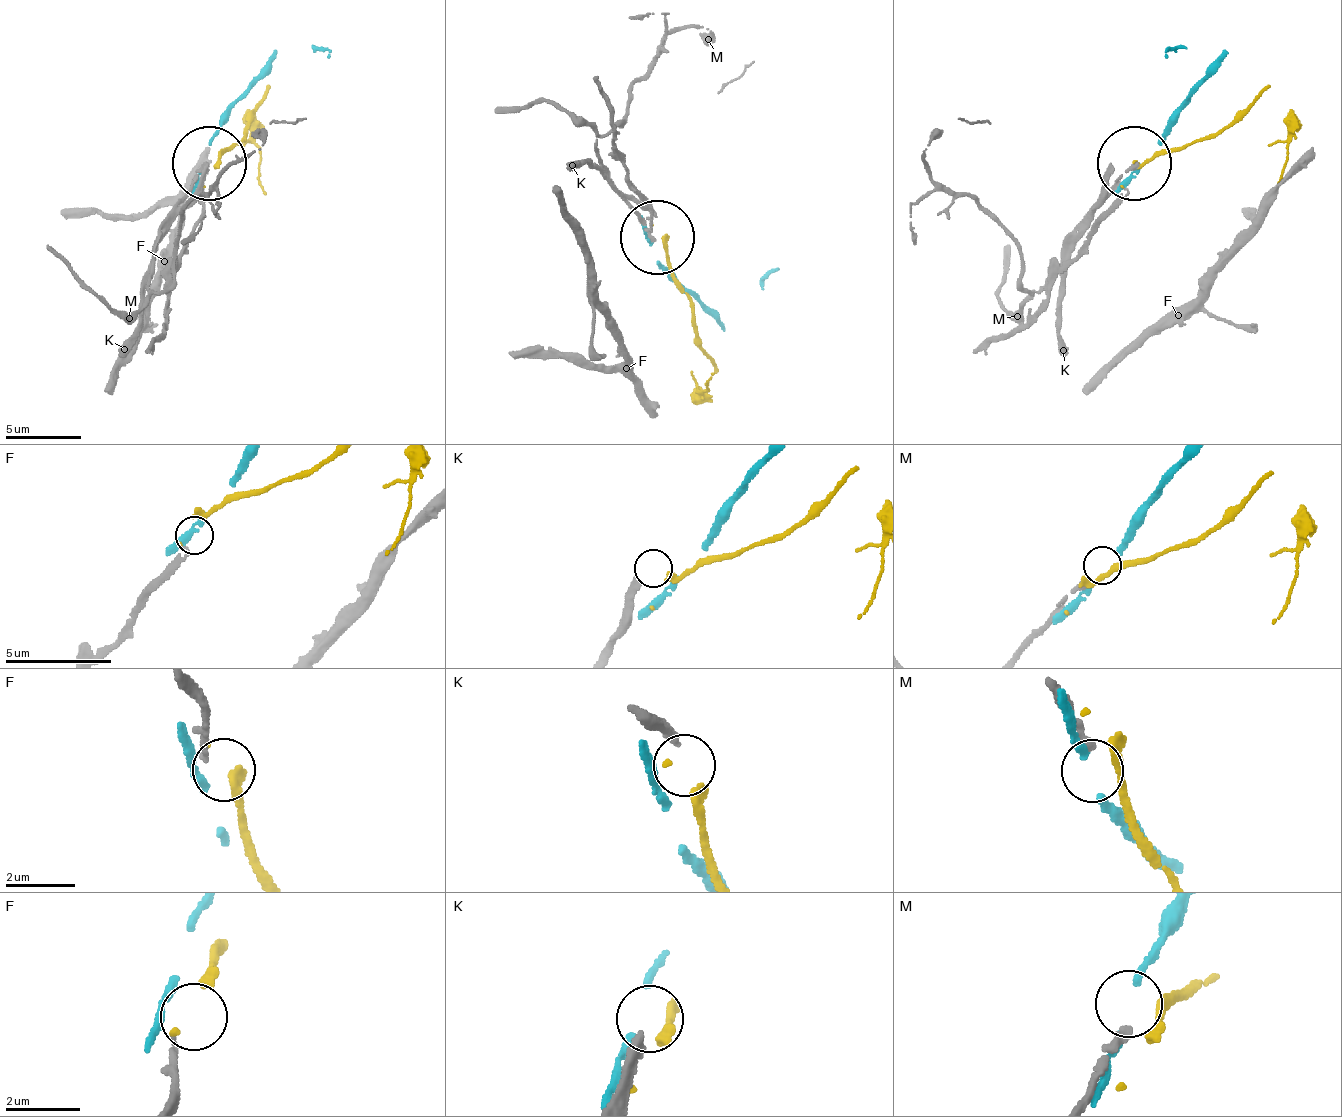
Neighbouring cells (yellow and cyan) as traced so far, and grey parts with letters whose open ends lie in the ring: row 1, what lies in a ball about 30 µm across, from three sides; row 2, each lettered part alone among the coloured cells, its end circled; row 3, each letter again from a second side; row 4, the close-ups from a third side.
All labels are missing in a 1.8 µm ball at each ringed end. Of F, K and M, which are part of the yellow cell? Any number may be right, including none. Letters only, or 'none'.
none

